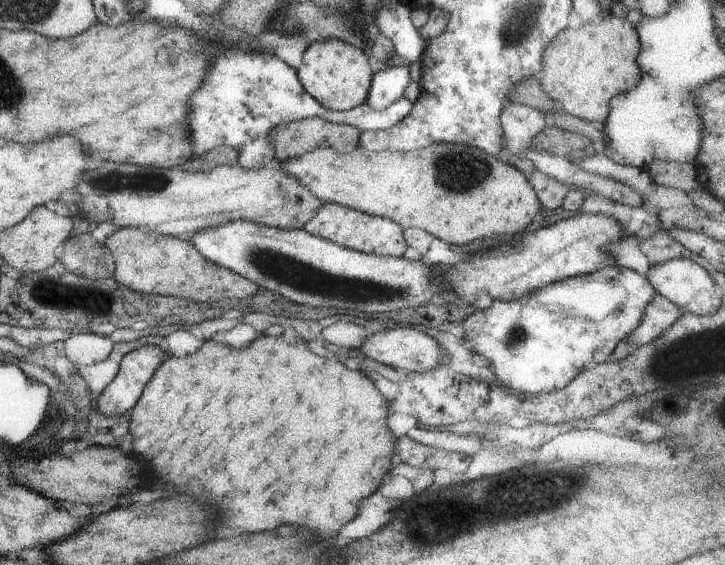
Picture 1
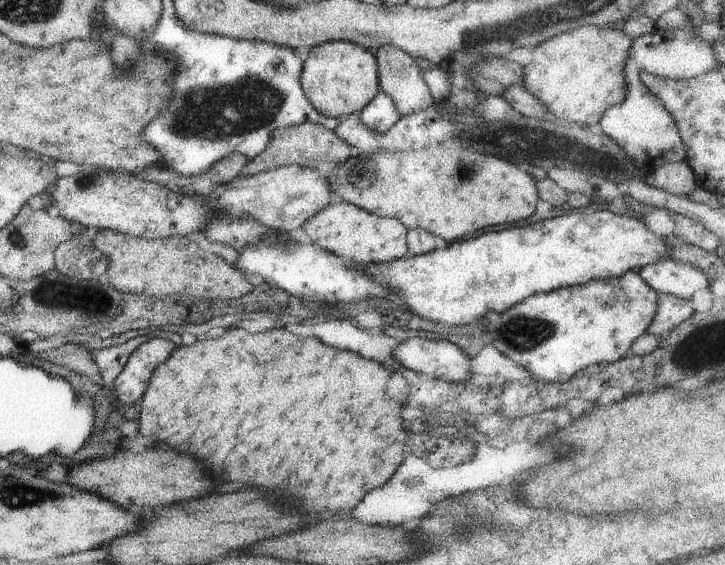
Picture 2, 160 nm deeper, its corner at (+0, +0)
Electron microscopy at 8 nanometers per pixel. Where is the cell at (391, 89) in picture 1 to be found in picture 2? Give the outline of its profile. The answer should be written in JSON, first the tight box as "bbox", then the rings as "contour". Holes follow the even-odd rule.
{"bbox":[357,92,399,133],"contour":[[[379,92],[357,112],[358,121],[376,133],[384,133],[399,120],[398,112],[389,96]]]}

